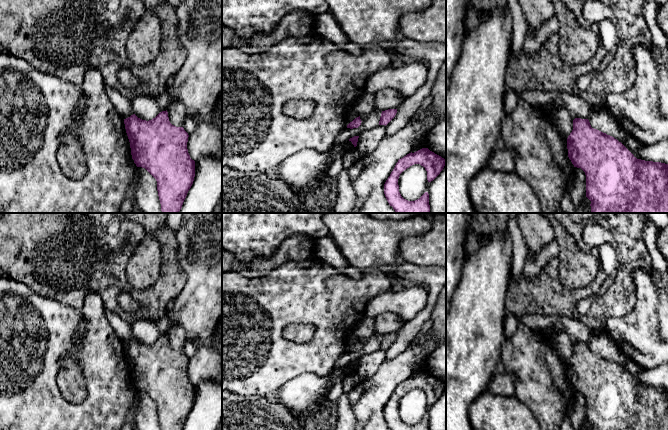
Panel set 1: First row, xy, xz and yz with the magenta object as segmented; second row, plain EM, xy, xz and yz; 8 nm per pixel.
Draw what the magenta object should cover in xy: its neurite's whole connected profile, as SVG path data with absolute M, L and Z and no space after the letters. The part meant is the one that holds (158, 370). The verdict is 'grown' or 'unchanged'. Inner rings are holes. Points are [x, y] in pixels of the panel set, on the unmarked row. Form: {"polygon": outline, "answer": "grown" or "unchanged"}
{"polygon": "M167 334L160 336L149 345L142 344L133 338L124 343L124 348L132 383L137 391L145 392L156 403L161 430L182 430L195 401L195 385L190 382L187 373L188 357L183 351L176 351L170 347Z", "answer": "unchanged"}

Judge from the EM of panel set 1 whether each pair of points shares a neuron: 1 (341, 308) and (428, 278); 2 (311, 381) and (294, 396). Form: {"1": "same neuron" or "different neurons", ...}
{"1": "different neurons", "2": "same neuron"}

